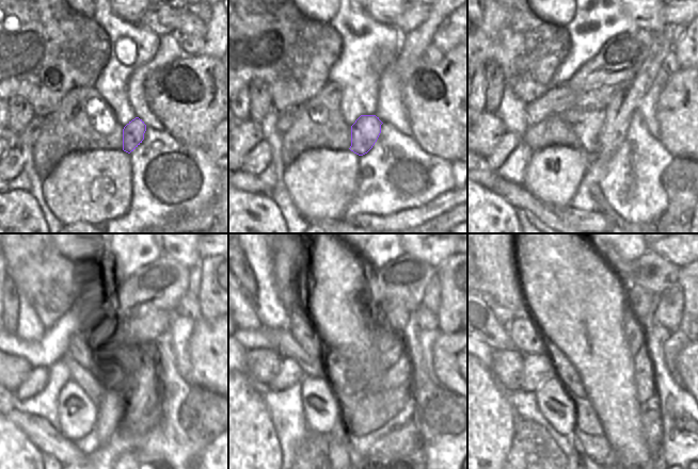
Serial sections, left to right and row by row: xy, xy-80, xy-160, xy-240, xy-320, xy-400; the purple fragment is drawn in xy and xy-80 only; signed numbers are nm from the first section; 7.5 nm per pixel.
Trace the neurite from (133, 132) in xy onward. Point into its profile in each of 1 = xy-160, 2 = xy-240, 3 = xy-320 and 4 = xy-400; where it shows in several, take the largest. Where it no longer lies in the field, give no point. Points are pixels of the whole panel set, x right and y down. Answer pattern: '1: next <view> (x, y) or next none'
1: next xy-160 (586, 125)
2: next xy-240 (91, 355)
3: next xy-320 (304, 335)
4: next xy-400 (525, 334)

